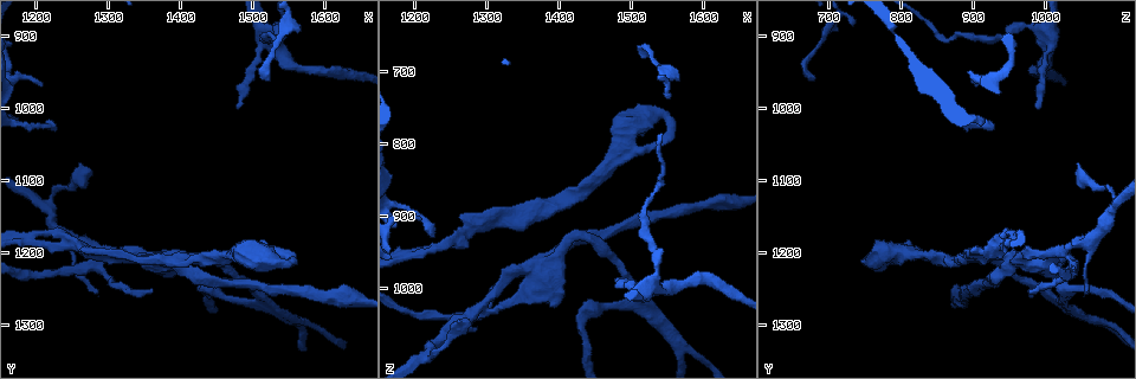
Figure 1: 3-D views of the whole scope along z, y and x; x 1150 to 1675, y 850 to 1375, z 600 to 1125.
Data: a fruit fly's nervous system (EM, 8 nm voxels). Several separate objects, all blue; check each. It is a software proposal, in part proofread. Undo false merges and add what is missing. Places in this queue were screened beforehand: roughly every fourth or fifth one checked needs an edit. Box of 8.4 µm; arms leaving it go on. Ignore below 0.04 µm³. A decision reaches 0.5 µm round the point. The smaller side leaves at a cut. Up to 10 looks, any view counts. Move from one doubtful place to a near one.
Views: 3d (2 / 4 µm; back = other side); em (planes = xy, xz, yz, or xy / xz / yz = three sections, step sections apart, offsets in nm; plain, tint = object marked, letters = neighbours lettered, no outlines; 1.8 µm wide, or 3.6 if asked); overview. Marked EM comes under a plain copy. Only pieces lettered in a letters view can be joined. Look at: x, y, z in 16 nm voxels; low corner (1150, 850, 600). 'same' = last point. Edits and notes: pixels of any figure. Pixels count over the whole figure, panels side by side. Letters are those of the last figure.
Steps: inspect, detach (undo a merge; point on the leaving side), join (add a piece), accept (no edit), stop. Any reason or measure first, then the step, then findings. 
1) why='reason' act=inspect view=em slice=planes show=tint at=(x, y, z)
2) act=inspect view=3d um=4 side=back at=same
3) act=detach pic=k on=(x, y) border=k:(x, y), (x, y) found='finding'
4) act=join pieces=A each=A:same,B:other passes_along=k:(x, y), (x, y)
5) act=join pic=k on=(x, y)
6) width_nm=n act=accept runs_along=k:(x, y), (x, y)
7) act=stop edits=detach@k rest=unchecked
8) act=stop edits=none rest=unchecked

why='thin neck' act=inspect view=3d um=2 side=back at=(1225, 1145, 1085)

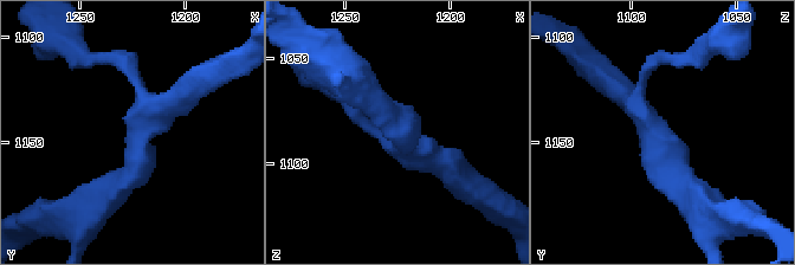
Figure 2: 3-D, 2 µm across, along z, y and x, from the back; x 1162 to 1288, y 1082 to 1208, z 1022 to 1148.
why='shape alone is not enough' act=inspect view=em slice=planes show=letters at=(1221, 1143, 1088)

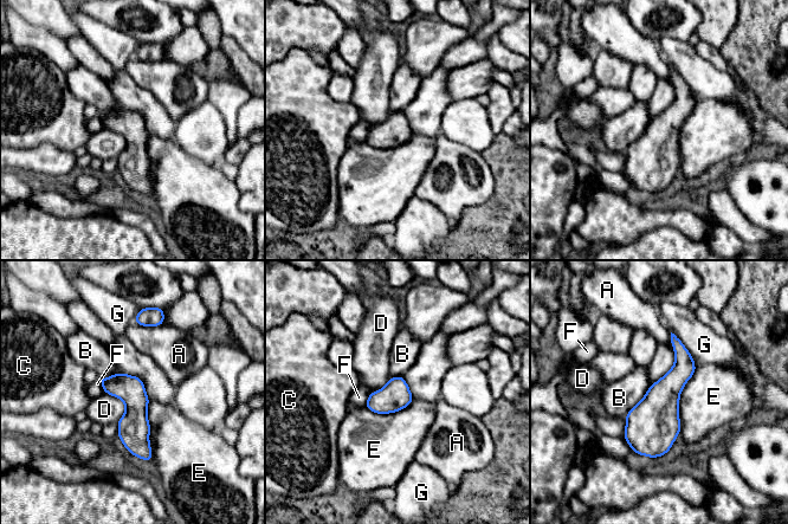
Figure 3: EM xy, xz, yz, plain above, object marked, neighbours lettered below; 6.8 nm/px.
act=accept each=A:other,B:other,C:other,D:other,E:other,F:other,G:other runs_along=3:(103, 381), (135, 405), (149, 457) found='one neuron here'

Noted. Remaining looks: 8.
why='arms part here' act=inspect view=3d um=2 at=(1295, 1200, 1025)

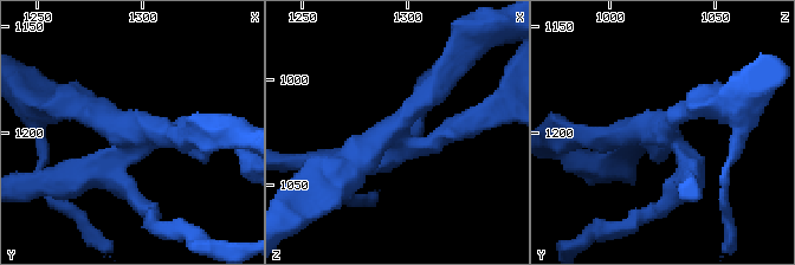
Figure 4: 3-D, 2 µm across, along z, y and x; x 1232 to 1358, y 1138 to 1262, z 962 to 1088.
act=inspect view=em slice=planes show=tint at=(1293, 1198, 1025)

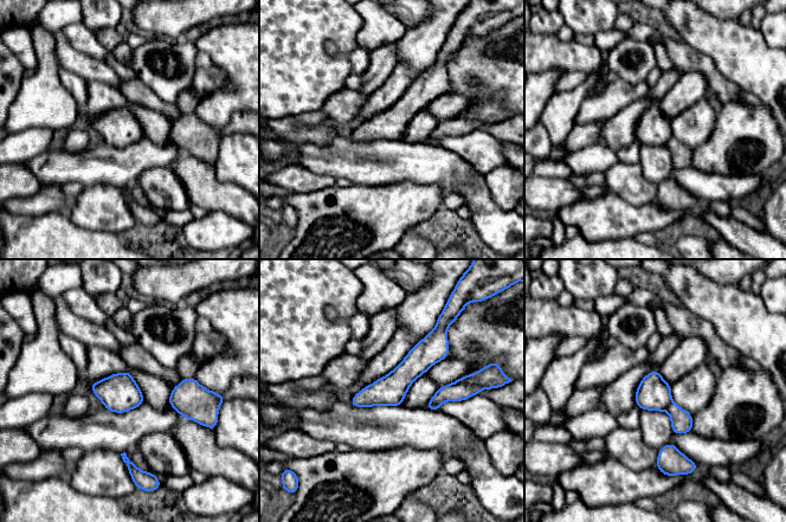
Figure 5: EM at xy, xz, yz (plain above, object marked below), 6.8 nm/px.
act=inspect view=em slice=planes show=letters at=same

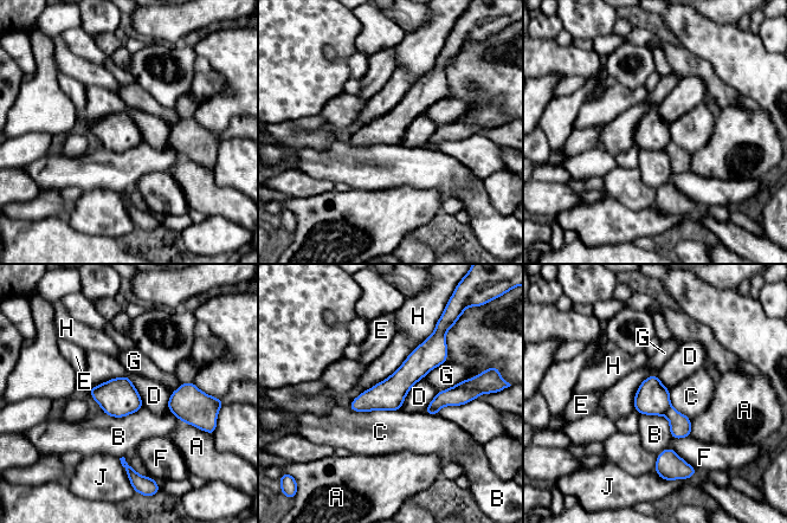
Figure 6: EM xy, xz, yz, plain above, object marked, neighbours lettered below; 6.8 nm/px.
act=detach pic=6 on=(652, 398) each=A:other,B:other,C:other,D:other,E:other,F:other,G:other,H:other,J:other part_leaving=6:(436, 342), (386, 395), (353, 406) found='two neurons meet here'

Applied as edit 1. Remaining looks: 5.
act=inspect view=overview

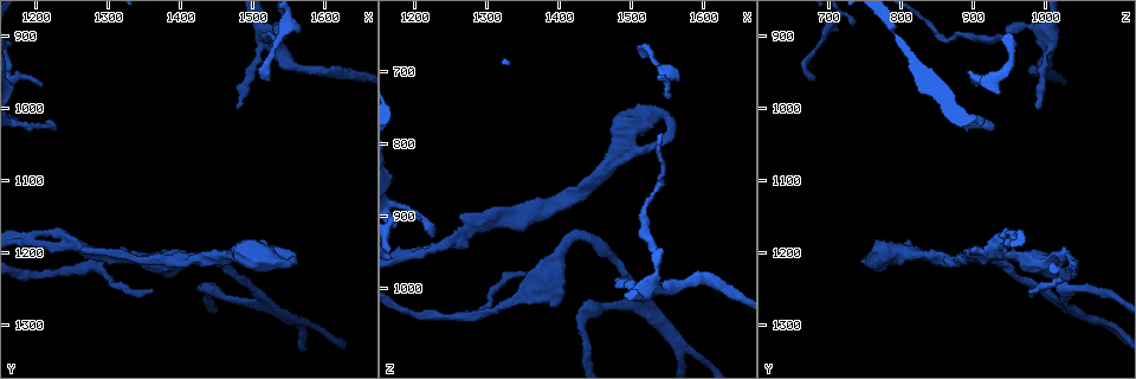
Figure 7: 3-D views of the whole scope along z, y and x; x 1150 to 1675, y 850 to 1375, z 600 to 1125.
act=inspect view=em slice=xz step=16 show=letters at=(1210, 1195, 945)

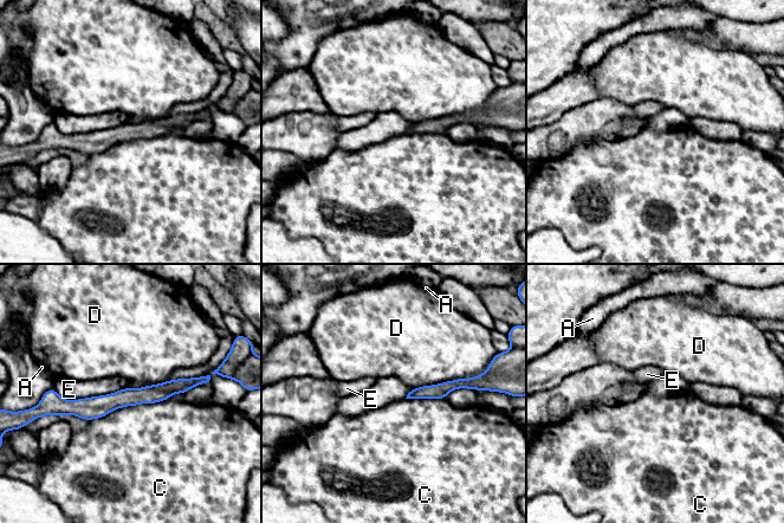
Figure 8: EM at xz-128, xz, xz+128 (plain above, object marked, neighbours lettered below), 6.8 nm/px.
act=inspect view=em slice=yz step=4 show=letters at=same

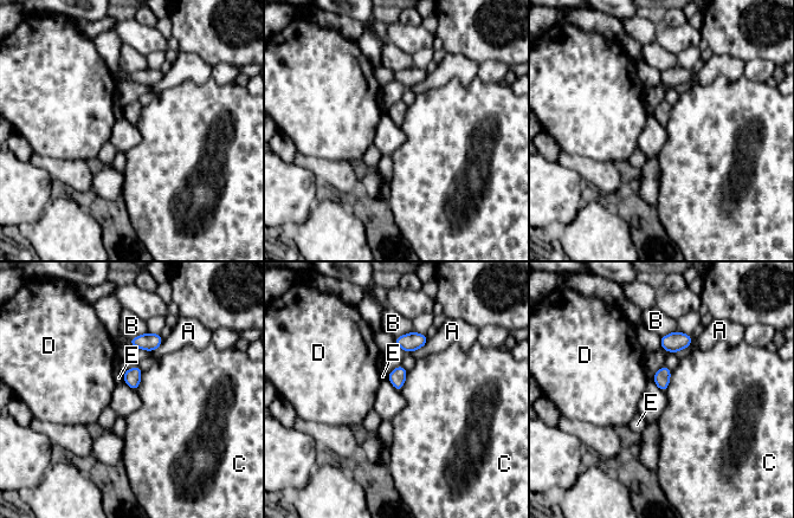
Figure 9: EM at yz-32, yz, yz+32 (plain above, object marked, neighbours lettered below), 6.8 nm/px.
act=accept each=A:other,B:other,C:other,D:other,E:other found='no lettered piece goes on from it'

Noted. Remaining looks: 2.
why='thin end' act=inspect view=3d um=2 at=(1480, 1000, 995)

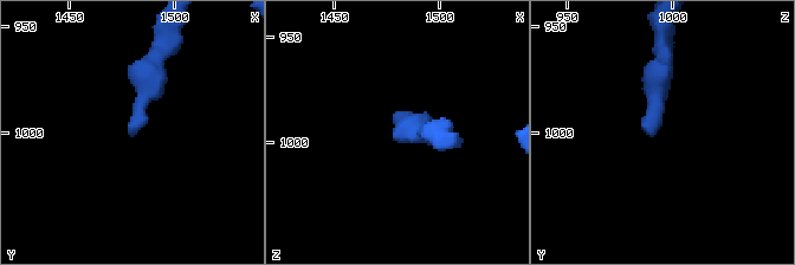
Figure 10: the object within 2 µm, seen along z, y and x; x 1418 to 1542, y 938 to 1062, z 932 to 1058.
why='shape alone is not enough' act=inspect view=em um=3.6 slice=planes show=letters at=(1480, 1001, 991)

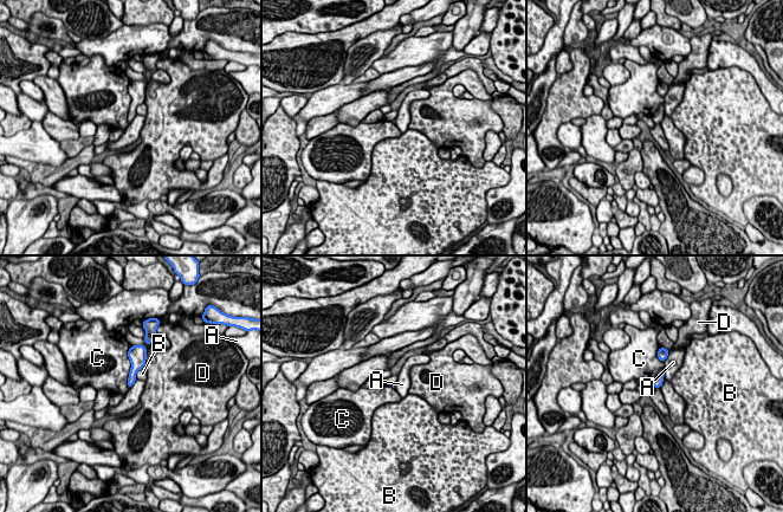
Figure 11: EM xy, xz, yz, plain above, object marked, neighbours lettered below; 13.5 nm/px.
act=accept each=A:other,B:other,C:other,D:other border=11:(130, 348), (128, 388) found='no lettered piece goes on from it'

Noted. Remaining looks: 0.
act=stop edits=detach@6 rest=unchecked

